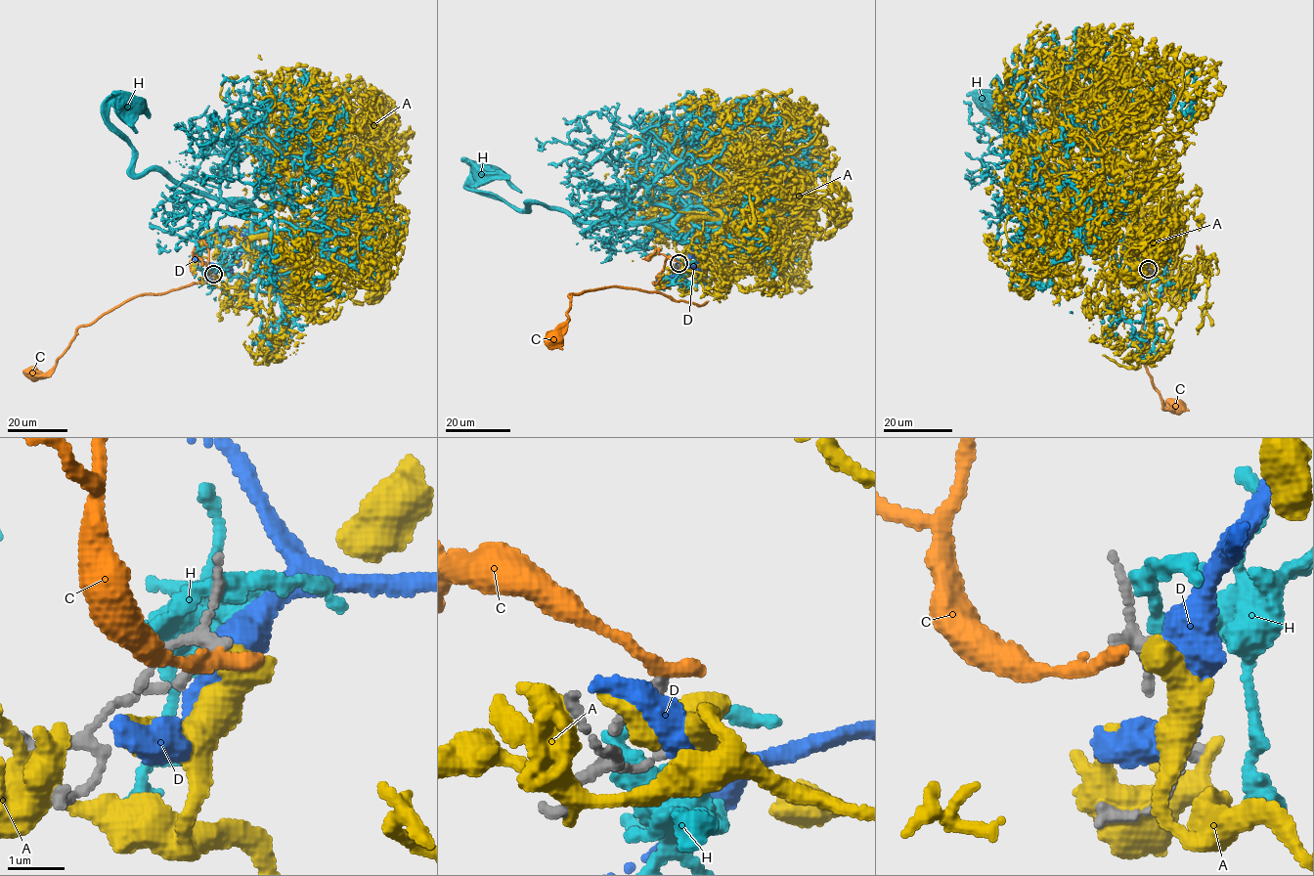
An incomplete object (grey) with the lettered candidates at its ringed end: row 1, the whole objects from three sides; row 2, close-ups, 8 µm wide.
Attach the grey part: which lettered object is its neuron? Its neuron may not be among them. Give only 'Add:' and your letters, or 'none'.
Add: C

